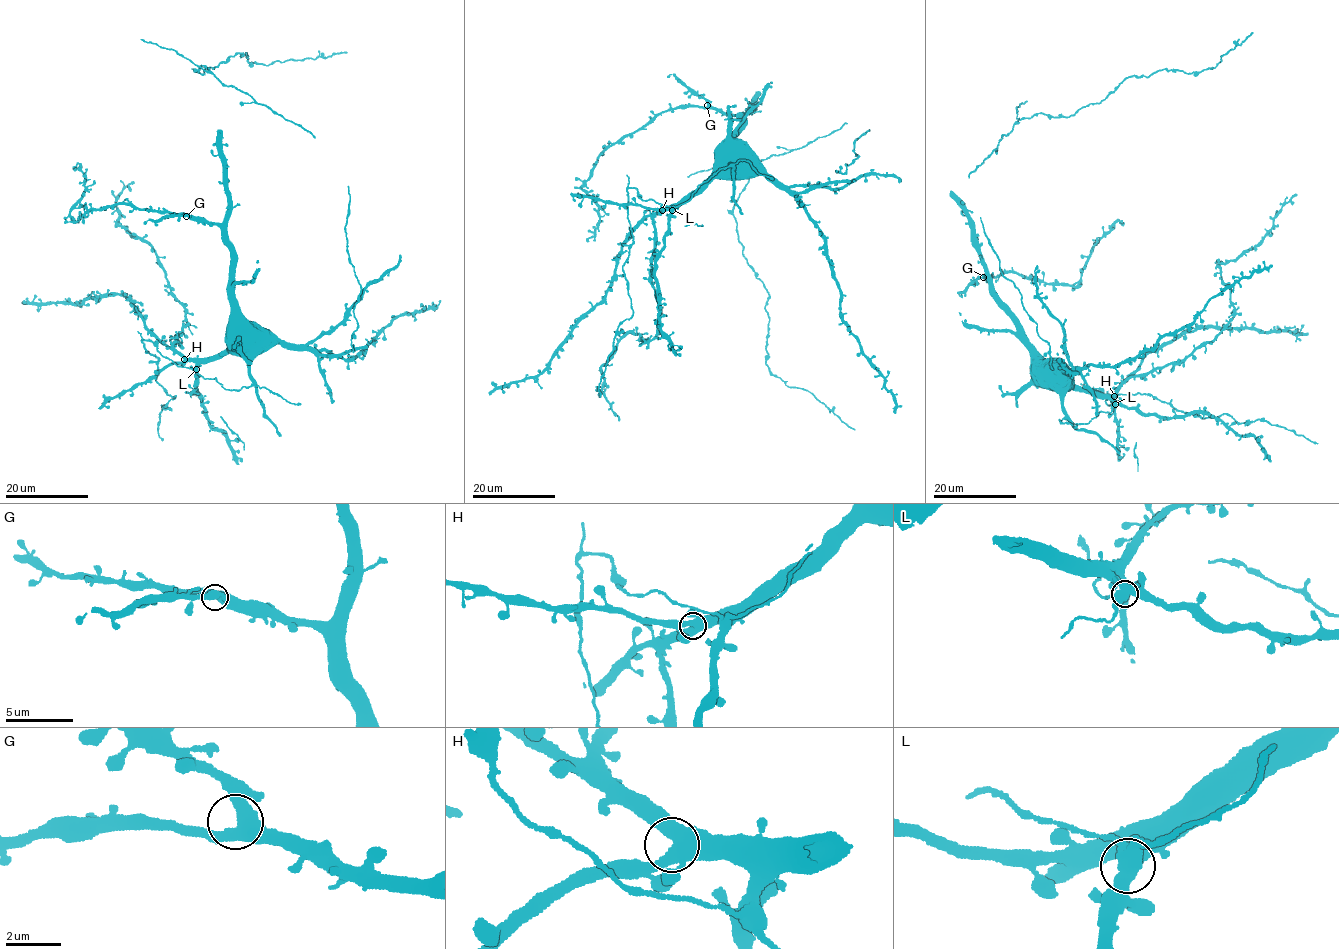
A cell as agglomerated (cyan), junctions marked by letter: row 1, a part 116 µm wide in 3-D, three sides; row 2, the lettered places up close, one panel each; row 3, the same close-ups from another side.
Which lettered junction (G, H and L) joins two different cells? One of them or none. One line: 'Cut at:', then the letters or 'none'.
Cut at: L

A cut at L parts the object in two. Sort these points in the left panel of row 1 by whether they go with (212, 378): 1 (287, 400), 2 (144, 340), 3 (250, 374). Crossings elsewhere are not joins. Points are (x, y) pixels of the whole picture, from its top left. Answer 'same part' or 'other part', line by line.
1: same part
2: same part
3: other part

